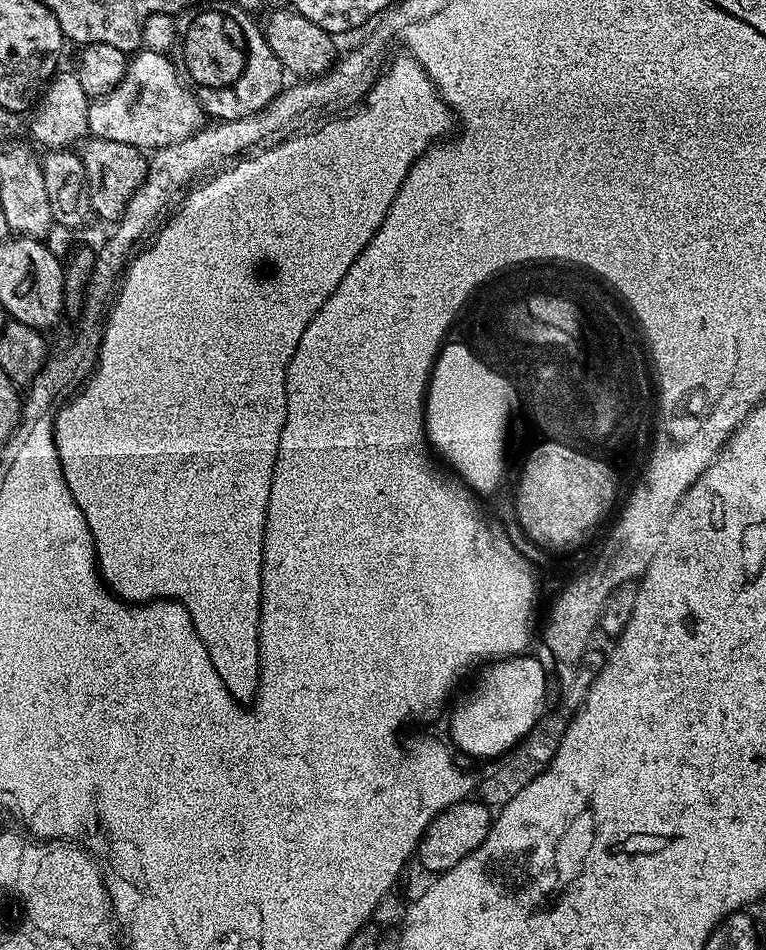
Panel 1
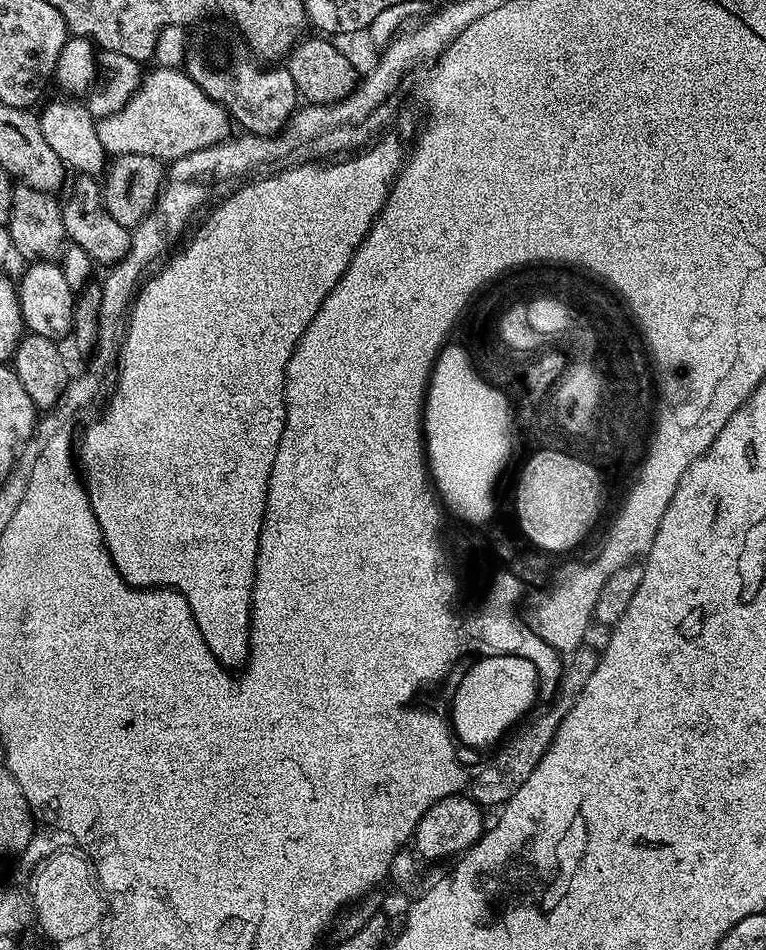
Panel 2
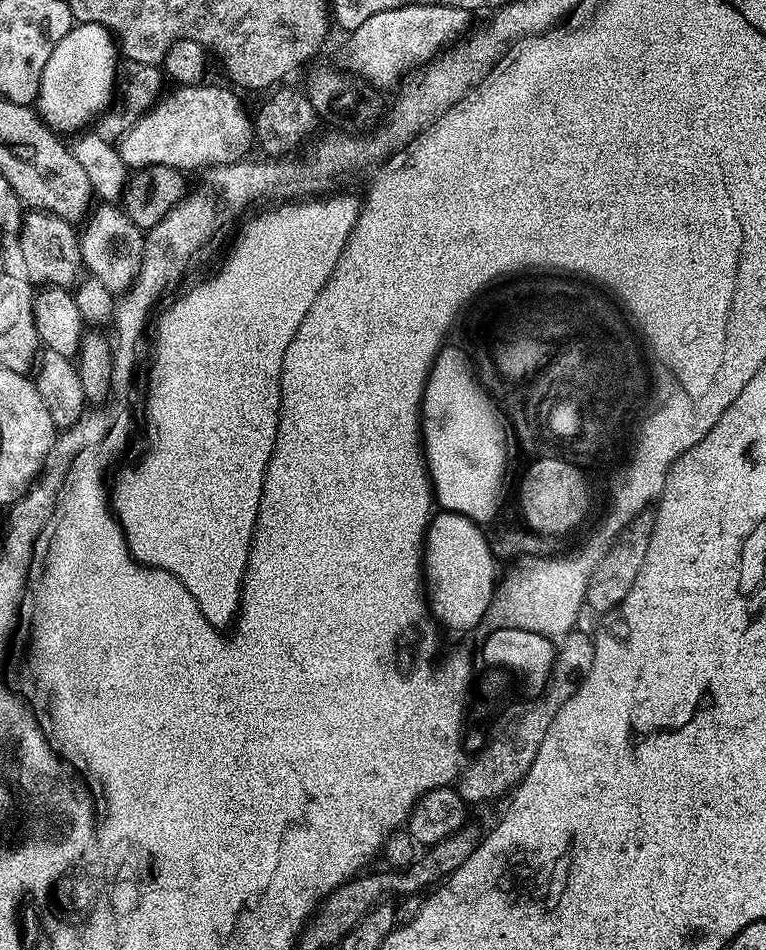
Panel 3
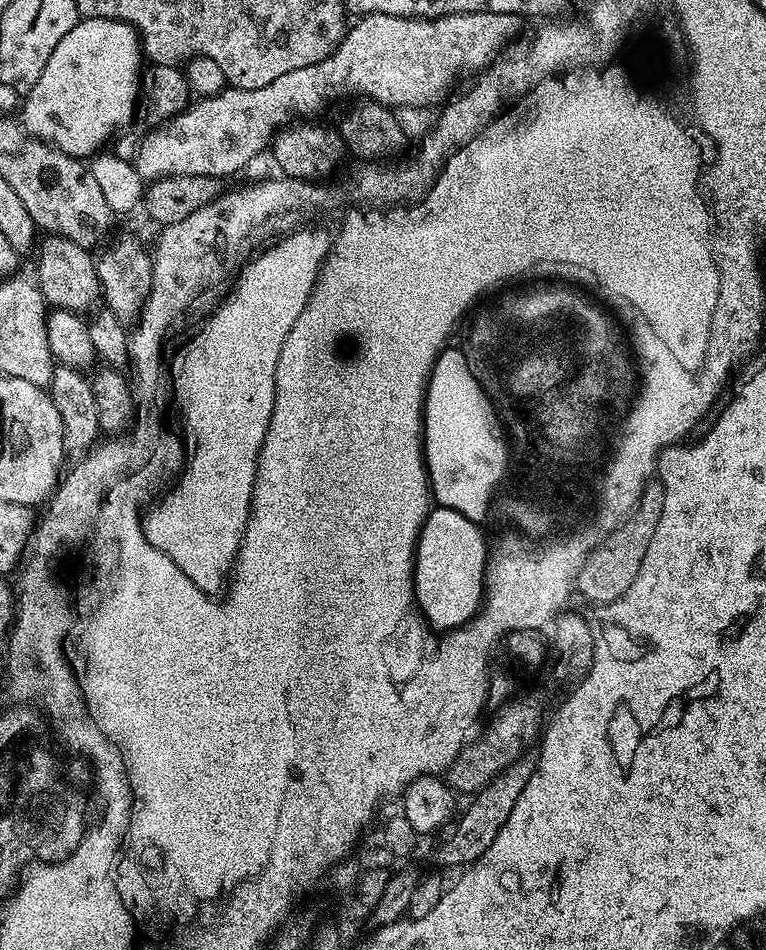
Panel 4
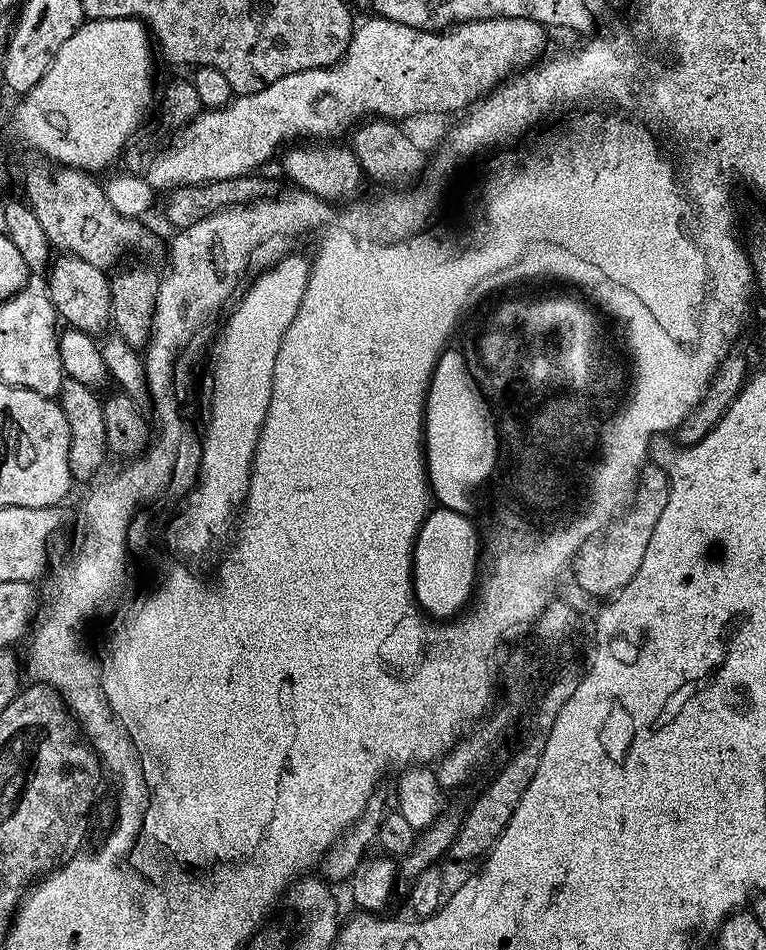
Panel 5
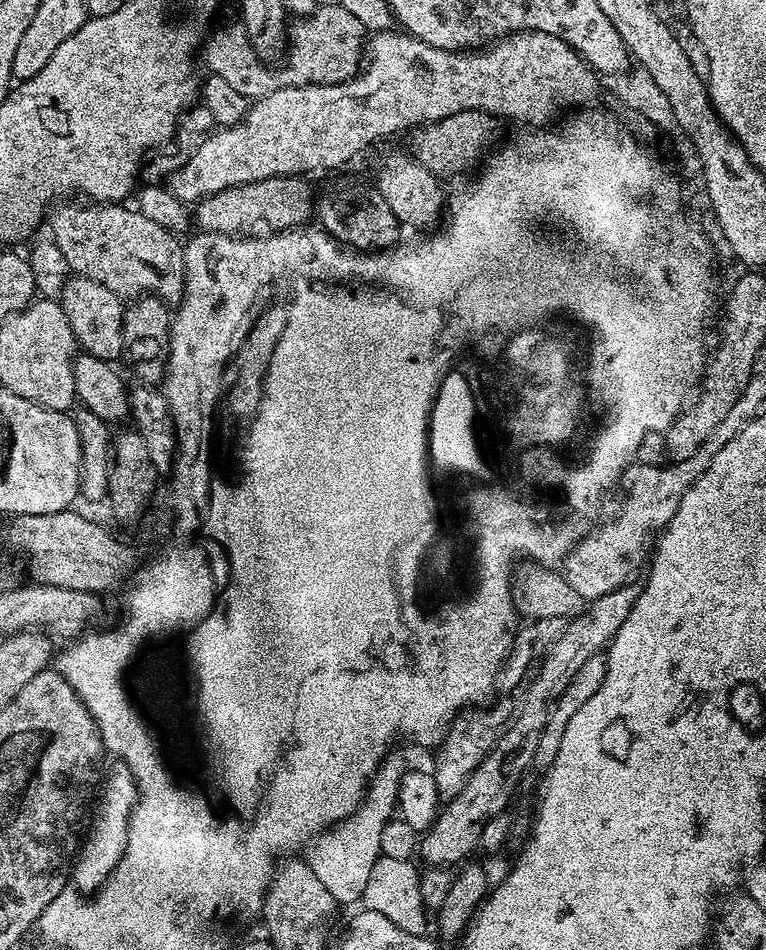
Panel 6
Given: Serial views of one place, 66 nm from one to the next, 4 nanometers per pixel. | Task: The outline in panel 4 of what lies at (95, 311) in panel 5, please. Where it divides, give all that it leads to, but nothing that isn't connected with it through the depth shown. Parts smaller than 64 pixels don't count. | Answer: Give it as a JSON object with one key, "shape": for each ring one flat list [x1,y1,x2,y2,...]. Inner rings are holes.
{"shape":[[48,234,39,241,35,256,34,279,40,285,40,293,44,295,45,301,53,309,67,308,69,312,84,314,87,308,92,310,97,307,102,293,96,261,89,249,78,246,70,238]]}

